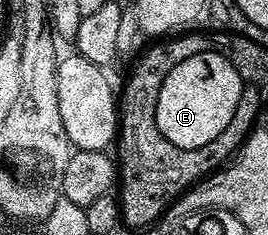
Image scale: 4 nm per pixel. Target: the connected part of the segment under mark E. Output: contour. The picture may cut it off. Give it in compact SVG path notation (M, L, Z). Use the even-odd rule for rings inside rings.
M219 53L197 55L197 59L189 59L189 63L181 63L173 75L169 75L169 83L165 83L165 91L161 91L161 111L156 111L159 133L165 131L173 145L185 149L199 149L207 145L205 139L213 141L213 135L225 127L225 119L231 119L243 88L240 71Z

